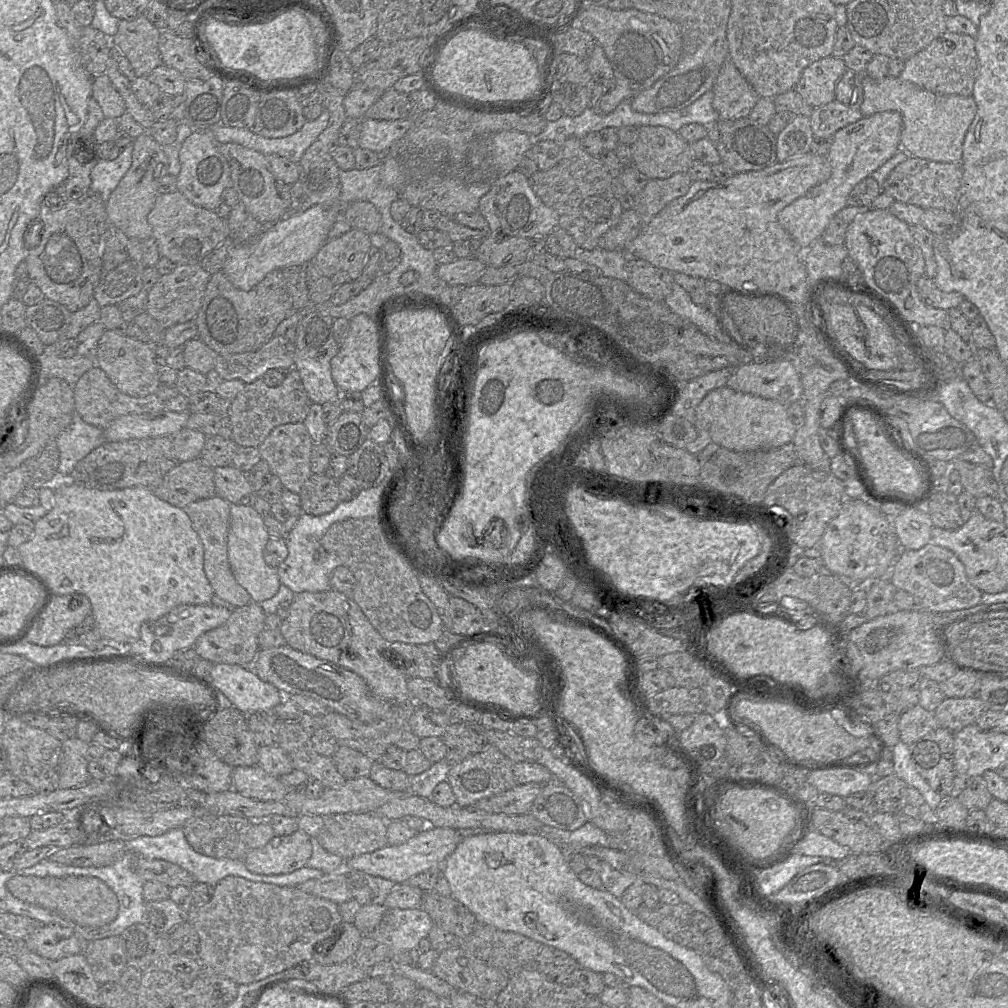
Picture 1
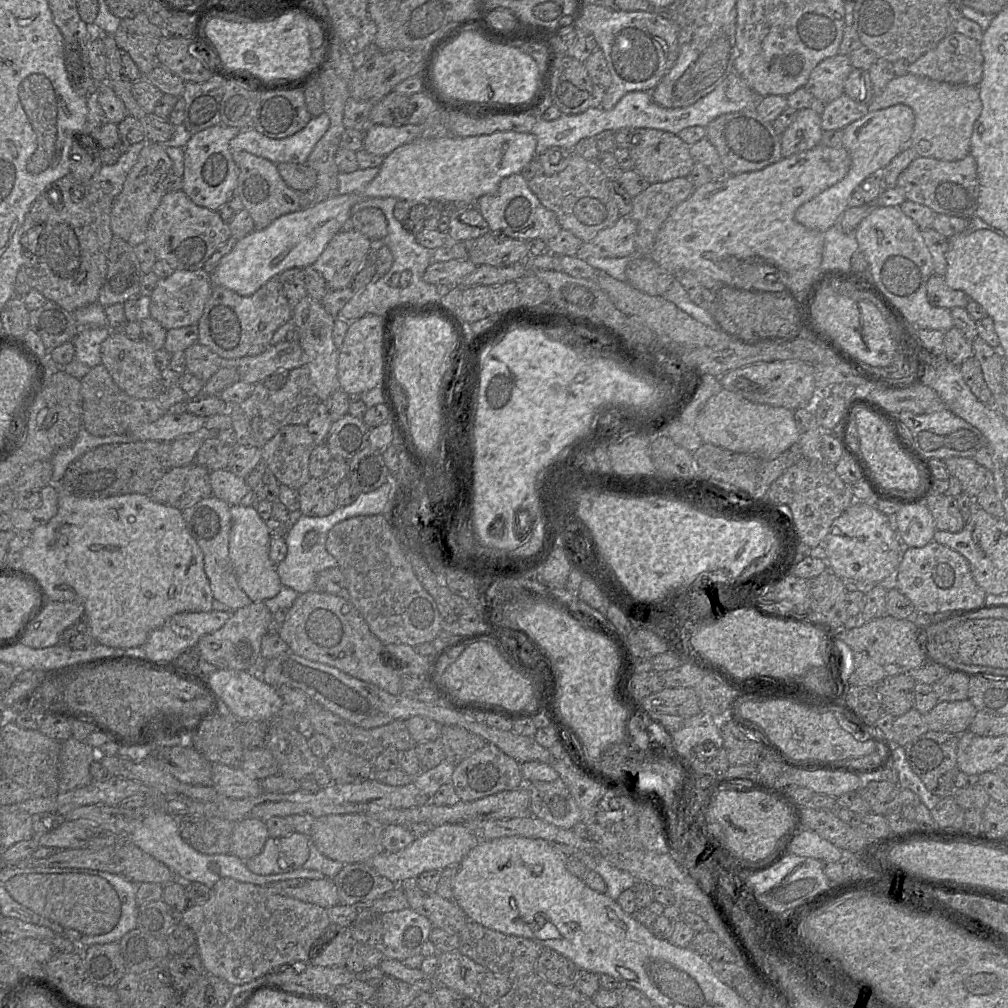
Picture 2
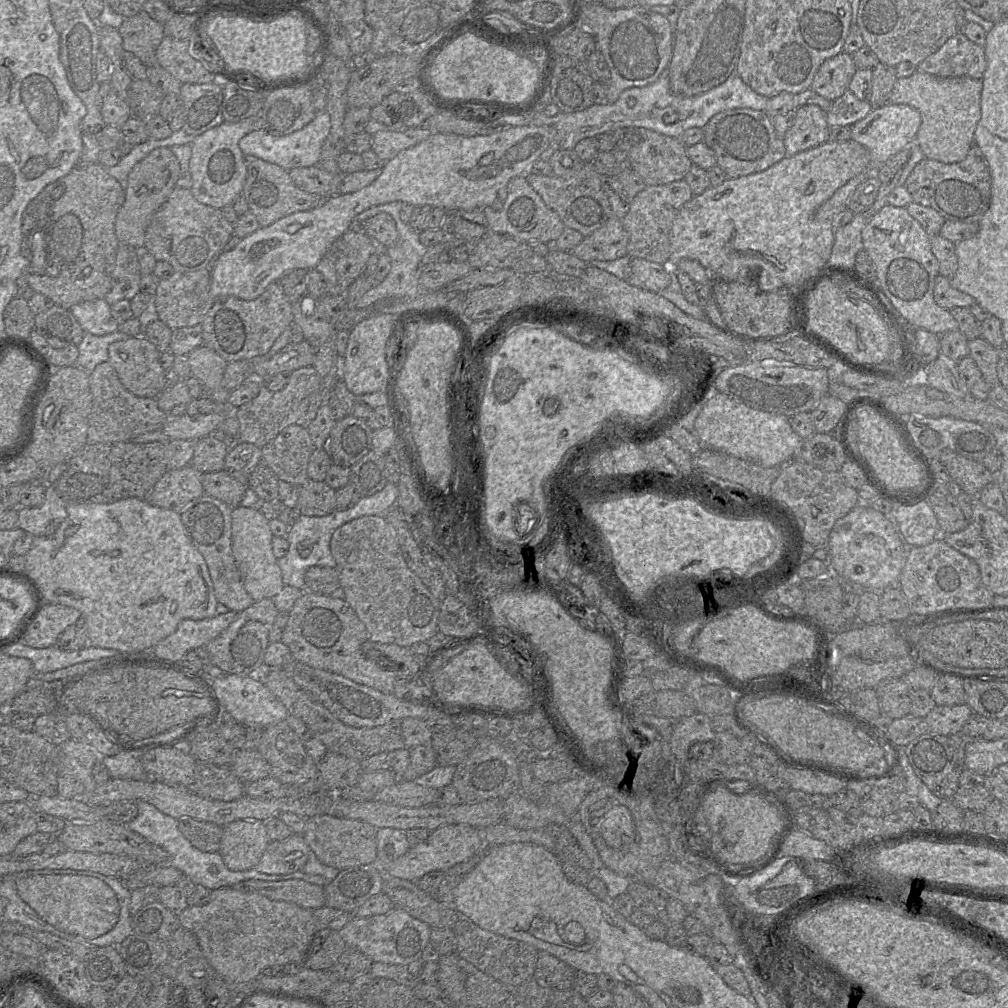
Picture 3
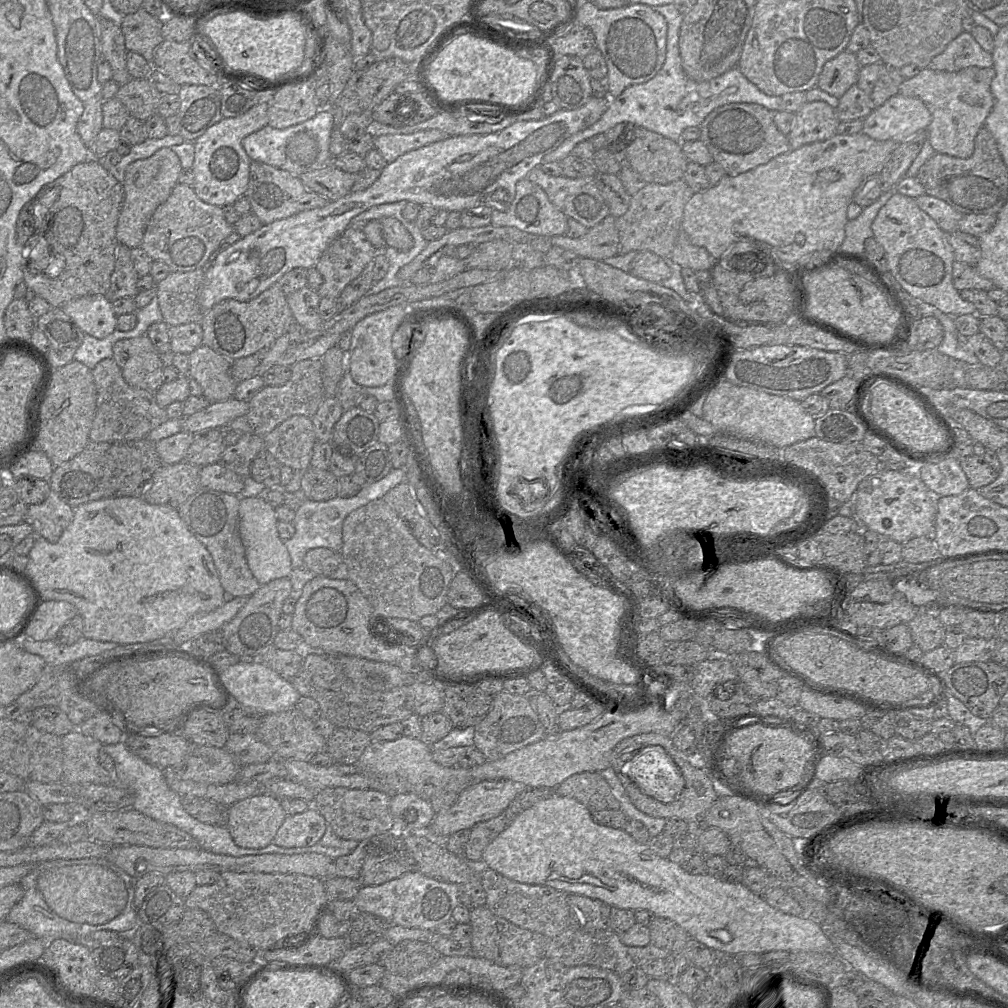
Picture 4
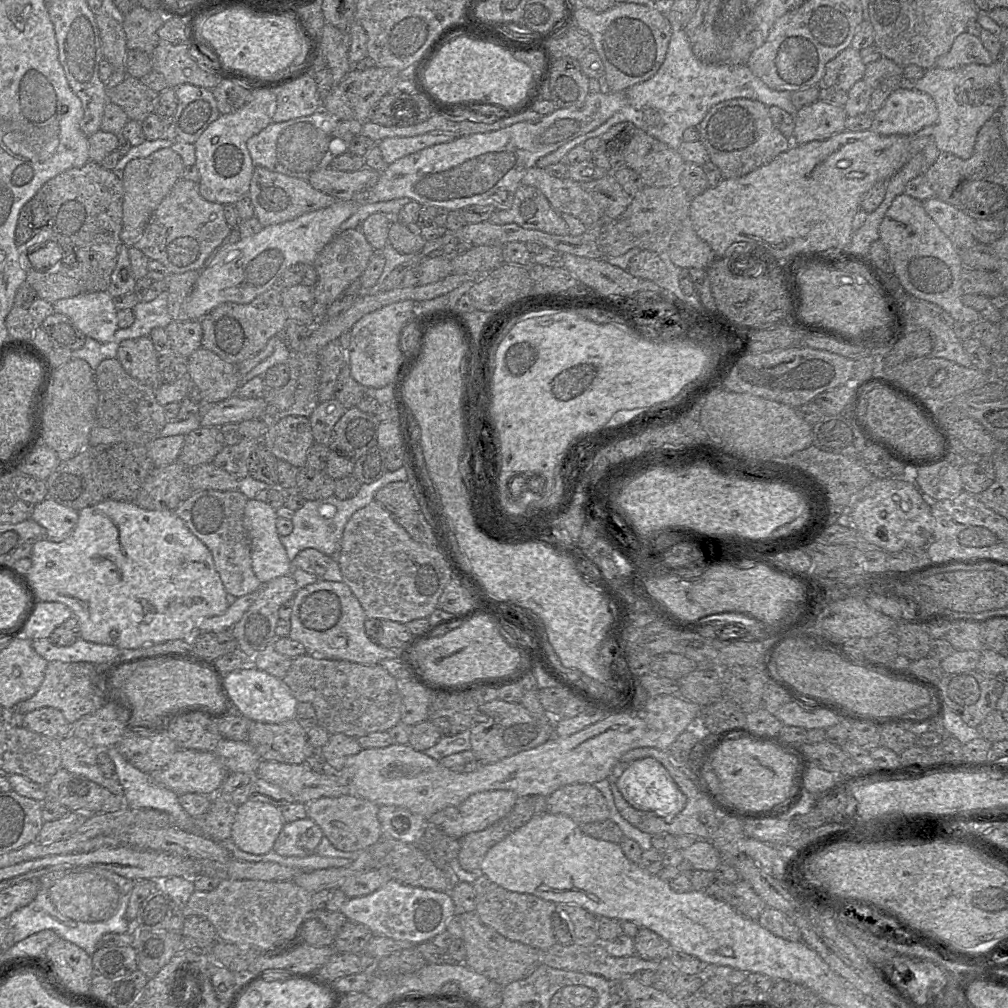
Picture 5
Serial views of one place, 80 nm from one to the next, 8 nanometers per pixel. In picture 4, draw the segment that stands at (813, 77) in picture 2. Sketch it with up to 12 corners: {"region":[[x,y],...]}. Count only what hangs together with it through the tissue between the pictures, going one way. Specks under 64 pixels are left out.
{"region":[[856,54],[824,64],[816,87],[839,99],[857,83]]}

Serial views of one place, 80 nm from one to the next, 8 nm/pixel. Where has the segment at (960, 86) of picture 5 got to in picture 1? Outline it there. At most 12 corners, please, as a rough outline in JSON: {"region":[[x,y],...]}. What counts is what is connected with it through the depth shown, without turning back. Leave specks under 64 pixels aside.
{"region":[[862,75],[863,116],[897,111],[901,149],[960,162],[973,96]]}

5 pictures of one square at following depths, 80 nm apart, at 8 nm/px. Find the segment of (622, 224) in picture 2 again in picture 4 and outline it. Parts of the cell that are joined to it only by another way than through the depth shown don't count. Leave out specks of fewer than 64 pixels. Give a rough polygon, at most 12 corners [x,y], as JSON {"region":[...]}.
{"region":[[609,214],[579,238],[560,235],[553,246],[580,258],[618,254],[619,235]]}

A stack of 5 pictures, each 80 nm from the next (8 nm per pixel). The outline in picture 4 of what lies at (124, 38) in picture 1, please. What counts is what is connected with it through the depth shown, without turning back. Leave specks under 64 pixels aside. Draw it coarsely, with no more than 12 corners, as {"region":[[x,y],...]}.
{"region":[[140,8],[124,16],[128,52],[152,63],[164,17]]}

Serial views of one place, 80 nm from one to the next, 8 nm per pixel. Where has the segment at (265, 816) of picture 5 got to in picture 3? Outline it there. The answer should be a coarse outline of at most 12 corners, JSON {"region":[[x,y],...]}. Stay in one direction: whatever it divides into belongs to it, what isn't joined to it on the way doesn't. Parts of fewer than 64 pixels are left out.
{"region":[[265,821],[224,826],[219,852],[230,870],[257,865],[269,843]]}

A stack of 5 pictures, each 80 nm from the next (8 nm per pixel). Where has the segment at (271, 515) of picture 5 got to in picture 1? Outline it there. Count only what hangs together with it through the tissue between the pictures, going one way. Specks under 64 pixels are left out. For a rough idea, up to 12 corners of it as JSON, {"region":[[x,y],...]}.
{"region":[[230,504],[228,561],[255,603],[281,585],[254,507]]}

